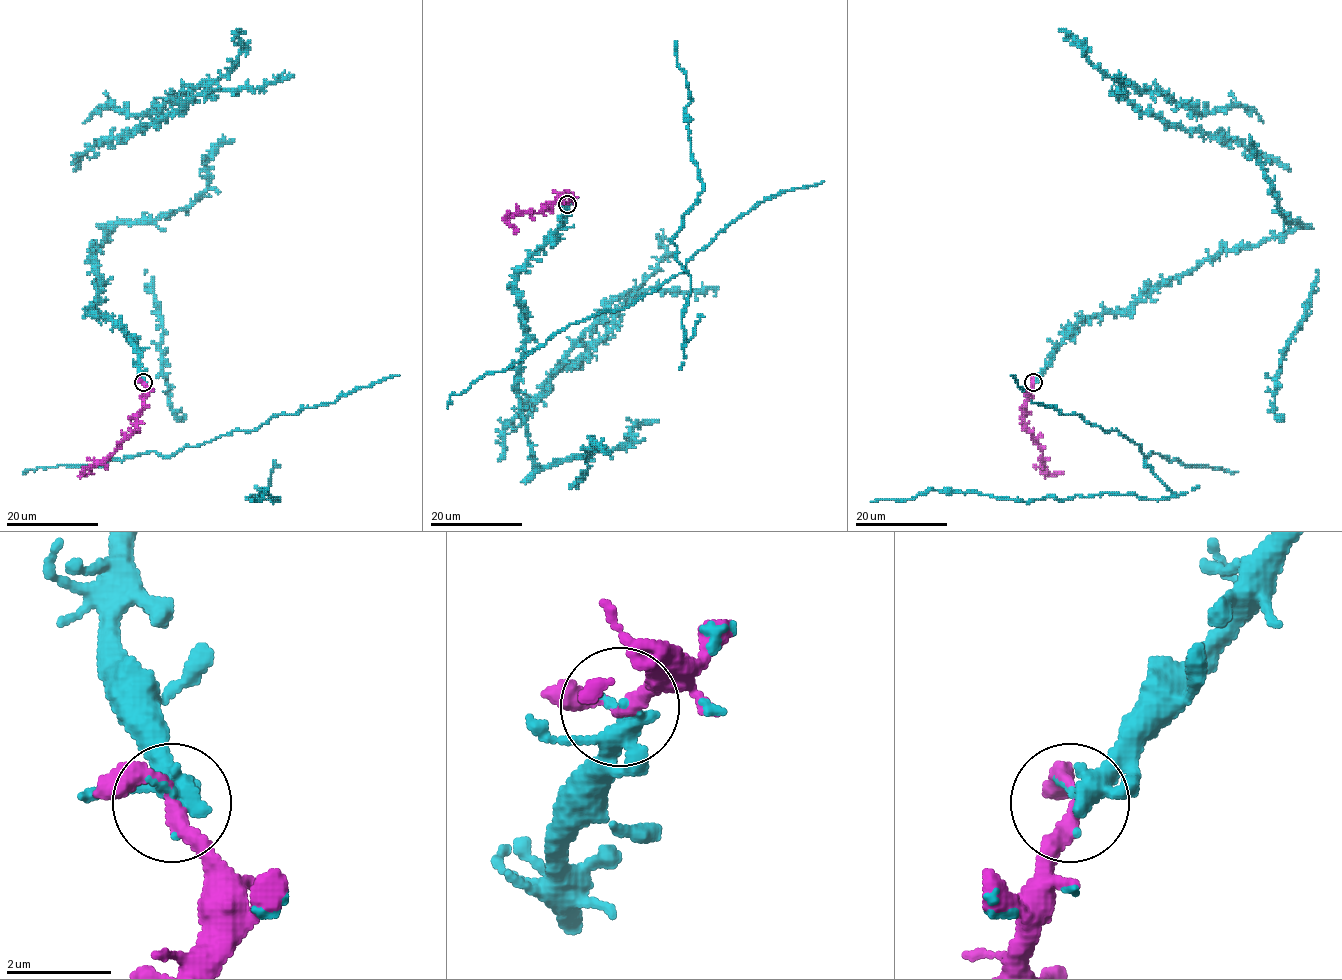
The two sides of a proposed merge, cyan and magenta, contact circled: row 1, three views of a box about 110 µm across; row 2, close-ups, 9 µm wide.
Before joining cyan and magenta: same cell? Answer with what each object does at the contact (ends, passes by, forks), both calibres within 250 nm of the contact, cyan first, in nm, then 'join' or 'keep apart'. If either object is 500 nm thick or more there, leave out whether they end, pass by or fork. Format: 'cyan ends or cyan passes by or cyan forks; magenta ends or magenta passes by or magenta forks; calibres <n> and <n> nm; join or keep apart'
cyan forks; magenta passes by; calibres 280 and 240 nm; join

